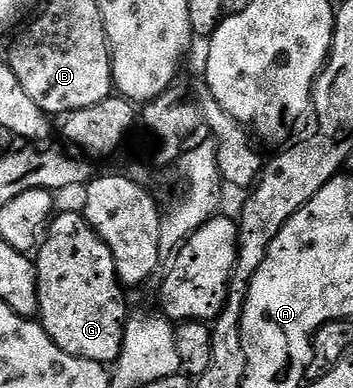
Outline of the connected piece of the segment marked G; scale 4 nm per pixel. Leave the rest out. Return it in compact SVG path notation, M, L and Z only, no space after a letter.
M57 213L48 224L48 233L34 254L36 283L38 284L38 321L44 331L70 356L101 364L115 363L124 347L124 323L130 310L124 307L124 294L120 277L116 274L114 256L110 248L96 235L83 213Z

